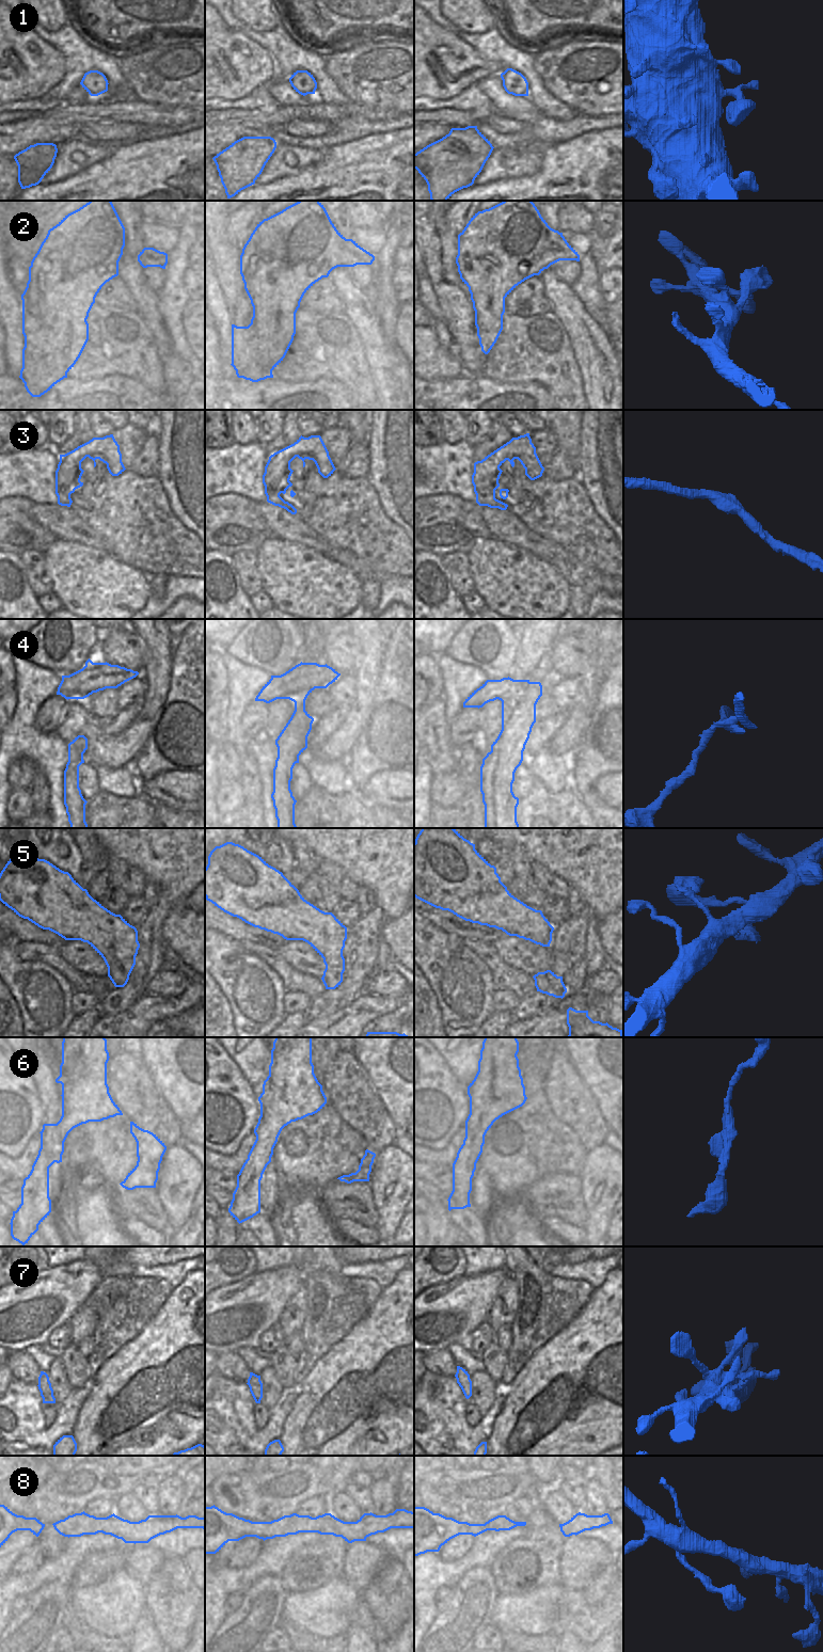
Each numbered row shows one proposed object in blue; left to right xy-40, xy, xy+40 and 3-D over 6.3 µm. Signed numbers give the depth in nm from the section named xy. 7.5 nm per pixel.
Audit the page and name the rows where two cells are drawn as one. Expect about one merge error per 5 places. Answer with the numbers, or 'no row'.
4

